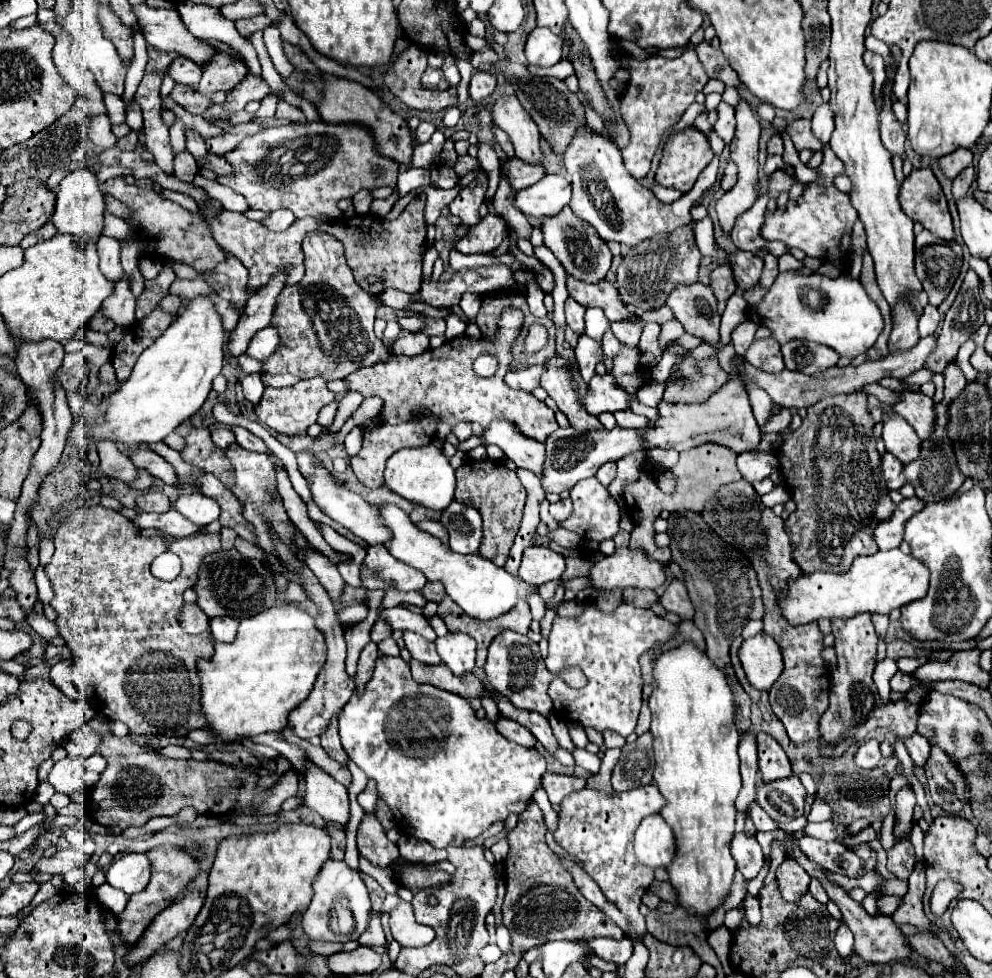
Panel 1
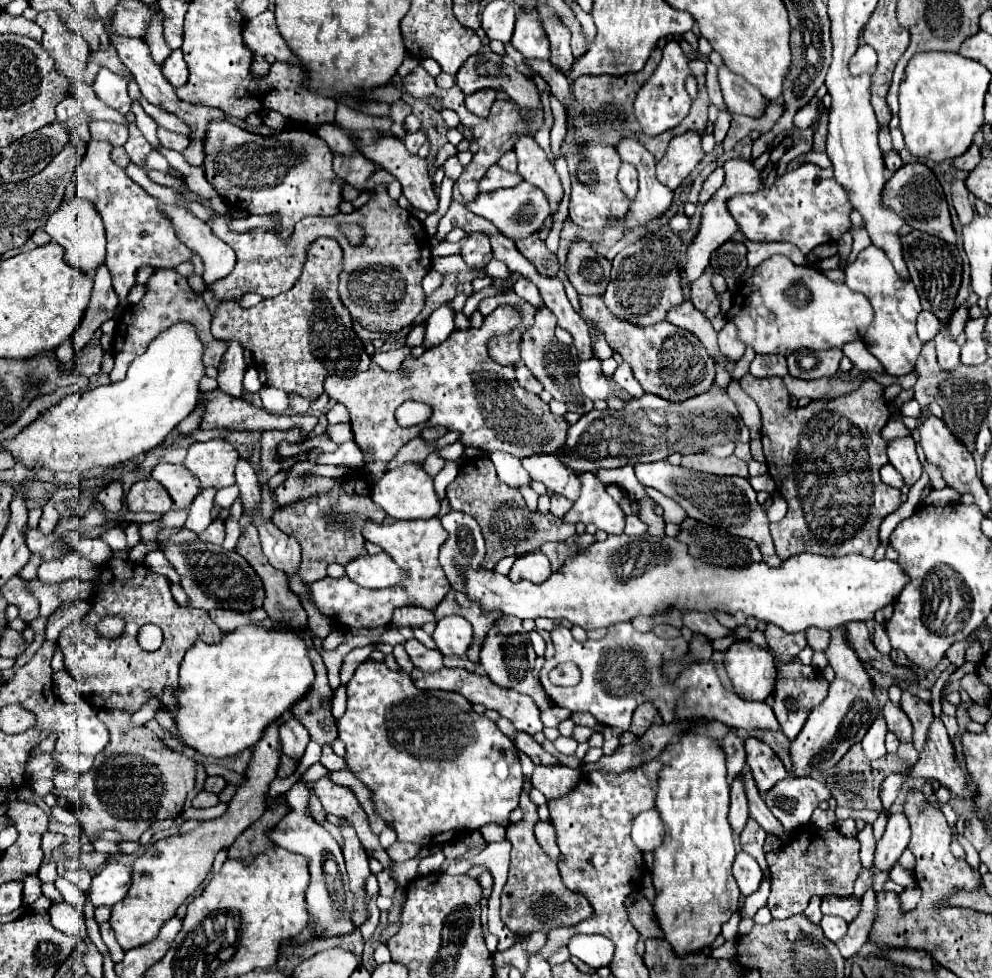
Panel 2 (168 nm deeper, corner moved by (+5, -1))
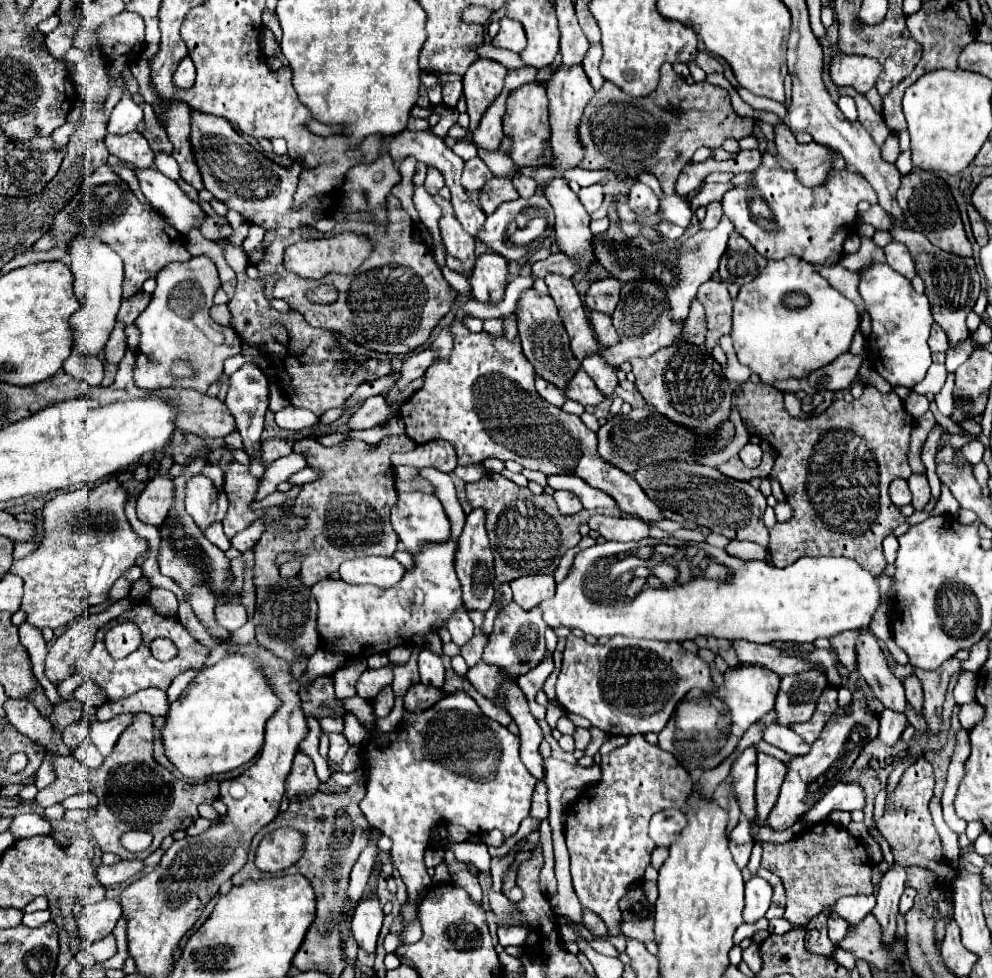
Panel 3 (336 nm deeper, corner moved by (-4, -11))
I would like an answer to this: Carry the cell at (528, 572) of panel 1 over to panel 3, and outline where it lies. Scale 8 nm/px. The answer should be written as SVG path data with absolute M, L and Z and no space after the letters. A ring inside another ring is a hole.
M525 575L511 581L513 601L519 603L525 611L537 607L537 603L551 599L555 595L553 575Z

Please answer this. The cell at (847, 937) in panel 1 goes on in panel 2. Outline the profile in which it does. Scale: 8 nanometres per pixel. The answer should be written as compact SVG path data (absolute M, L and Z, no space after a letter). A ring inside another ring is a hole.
M826 915L826 917L822 917L820 927L822 927L824 935L826 935L830 941L836 943L840 937L844 937L844 933L846 933L846 929L848 929L848 923L846 923L842 917Z

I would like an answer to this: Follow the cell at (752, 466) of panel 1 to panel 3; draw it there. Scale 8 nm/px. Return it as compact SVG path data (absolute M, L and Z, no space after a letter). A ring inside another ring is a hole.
M747 443L747 445L739 451L739 457L741 457L741 461L743 461L747 467L757 467L757 465L761 463L761 455L763 455L763 451L761 451L761 447L759 447L757 443Z

